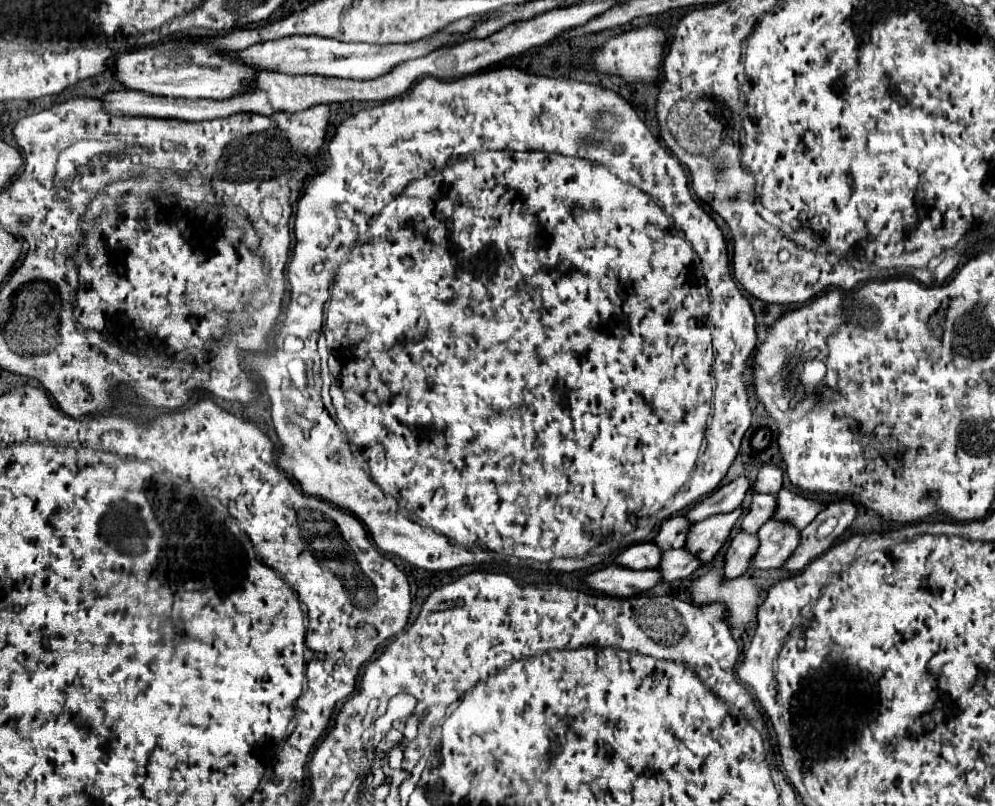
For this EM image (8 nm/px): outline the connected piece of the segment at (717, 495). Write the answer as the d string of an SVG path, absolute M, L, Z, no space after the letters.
M738 476L728 486L722 486L710 496L706 496L700 504L696 504L690 512L686 512L686 516L690 518L690 522L700 522L714 514L732 512L742 504L748 490L750 490L750 480L746 476Z

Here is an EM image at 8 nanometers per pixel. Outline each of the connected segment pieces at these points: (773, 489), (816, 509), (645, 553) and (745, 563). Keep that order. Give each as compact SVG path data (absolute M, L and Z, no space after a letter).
M768 462L758 472L758 478L756 478L756 484L754 484L754 492L776 494L782 488L782 478L784 478L782 466L776 464L776 462Z
M782 488L776 498L778 498L778 506L776 506L774 518L792 522L798 530L806 528L814 520L814 516L826 508L826 502L804 498L786 488Z
M640 542L630 548L626 548L614 562L632 570L644 570L644 568L658 568L662 560L660 548L656 548L654 542Z
M740 532L732 538L730 548L726 552L726 566L724 566L726 578L738 578L744 572L748 572L758 542L760 540L756 540L756 534L748 534L748 532Z

